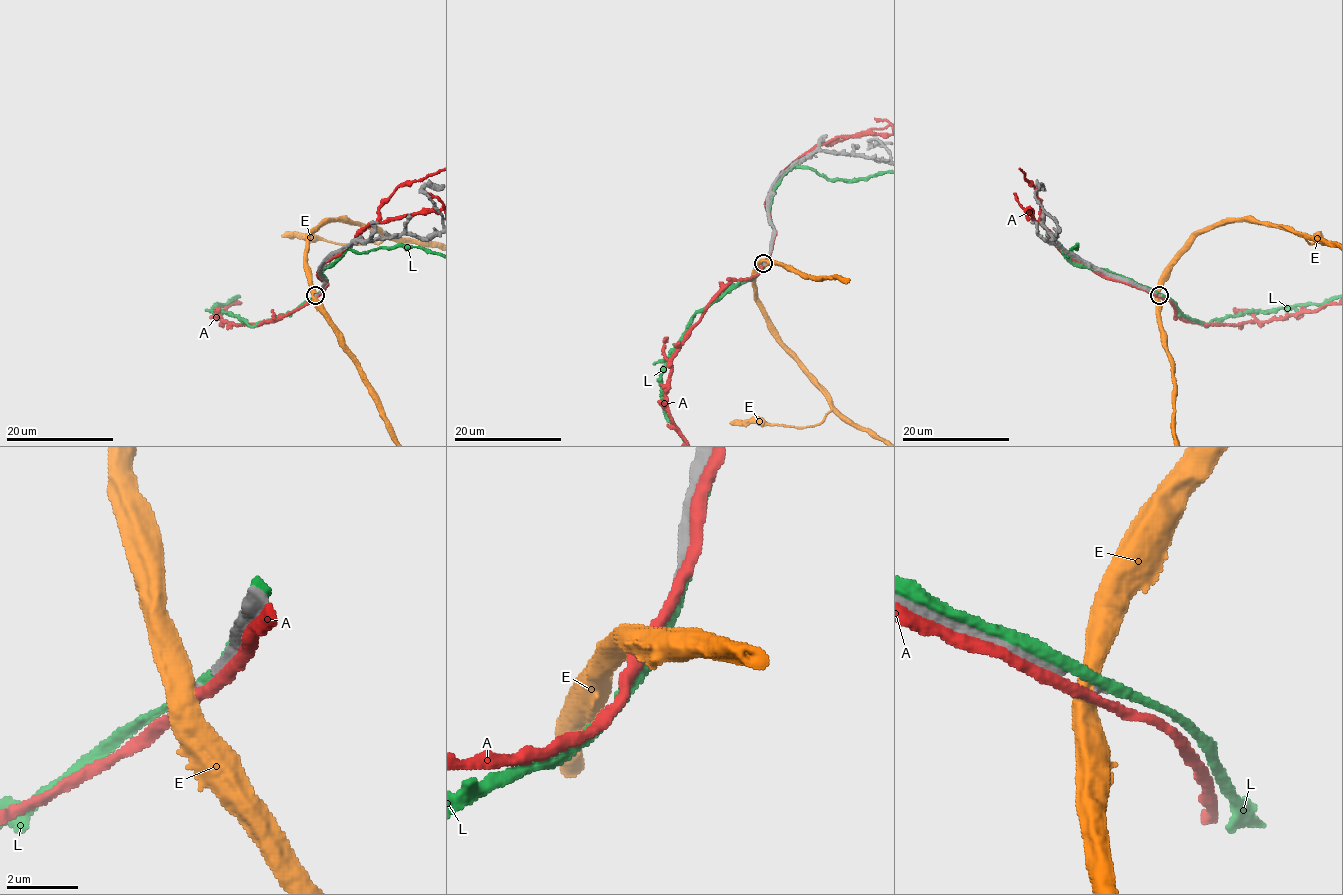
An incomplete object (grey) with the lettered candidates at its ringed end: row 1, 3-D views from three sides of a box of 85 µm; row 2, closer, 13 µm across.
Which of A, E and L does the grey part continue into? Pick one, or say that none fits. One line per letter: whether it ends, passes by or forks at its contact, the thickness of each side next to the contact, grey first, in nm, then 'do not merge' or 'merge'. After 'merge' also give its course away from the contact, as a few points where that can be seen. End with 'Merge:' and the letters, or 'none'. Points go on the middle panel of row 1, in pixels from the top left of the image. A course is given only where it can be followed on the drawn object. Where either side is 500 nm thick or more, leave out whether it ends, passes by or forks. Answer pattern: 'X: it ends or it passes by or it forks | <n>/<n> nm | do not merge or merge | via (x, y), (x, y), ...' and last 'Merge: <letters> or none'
A: it passes by | 180/320 nm | do not merge
E: 180/550 nm | do not merge
L: it passes by | 180/320 nm | do not merge
Merge: none

